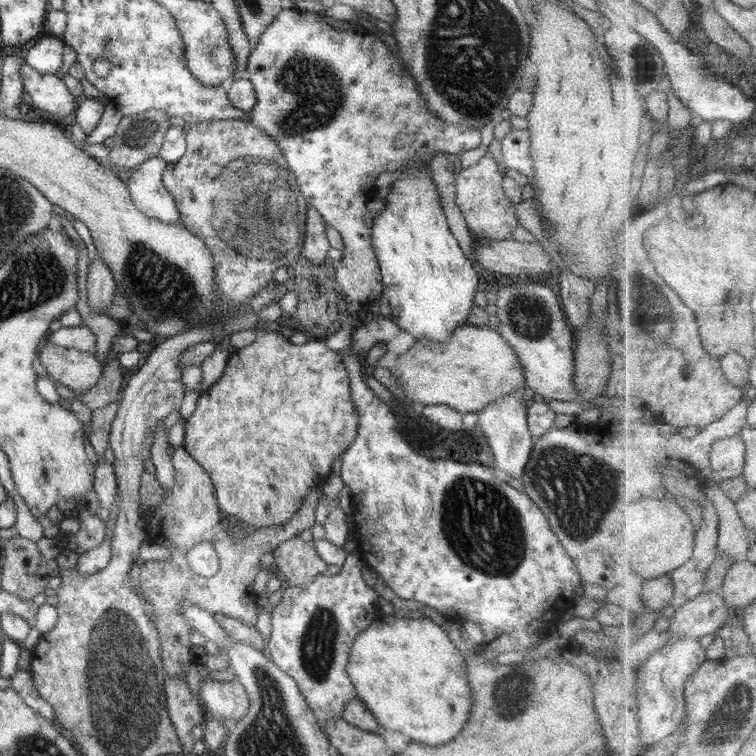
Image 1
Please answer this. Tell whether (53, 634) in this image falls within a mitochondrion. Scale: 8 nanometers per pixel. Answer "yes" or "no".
no

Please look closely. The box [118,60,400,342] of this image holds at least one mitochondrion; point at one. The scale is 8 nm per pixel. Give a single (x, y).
(259, 212)

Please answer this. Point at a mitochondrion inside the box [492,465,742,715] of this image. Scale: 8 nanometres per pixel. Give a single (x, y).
(517, 690)

